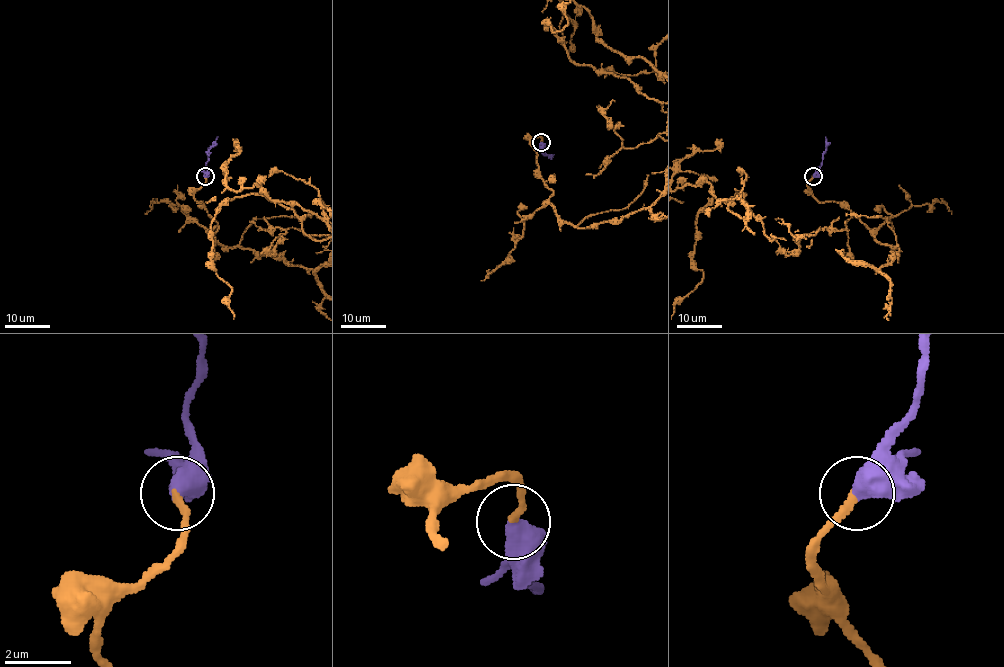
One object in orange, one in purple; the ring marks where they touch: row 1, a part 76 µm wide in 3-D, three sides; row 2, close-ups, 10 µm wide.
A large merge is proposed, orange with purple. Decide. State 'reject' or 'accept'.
accept

